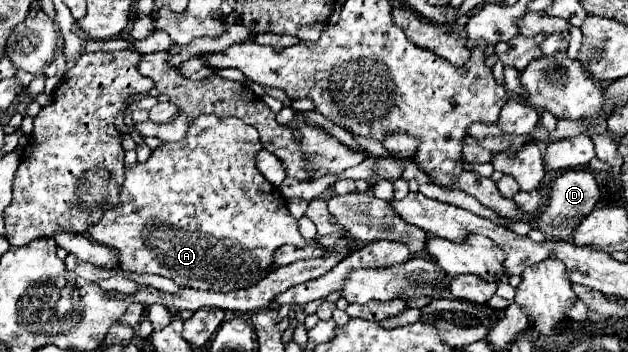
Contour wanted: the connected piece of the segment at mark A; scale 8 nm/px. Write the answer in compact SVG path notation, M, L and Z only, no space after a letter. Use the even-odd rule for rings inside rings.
M197 116L193 120L193 124L189 124L189 130L187 130L183 140L179 140L179 142L165 142L163 146L159 146L159 148L155 148L151 152L147 162L135 162L135 164L125 166L125 184L121 186L121 198L119 198L117 206L107 210L103 214L103 218L97 224L93 224L93 228L89 228L87 238L91 238L97 244L103 244L107 248L117 250L117 258L119 258L119 264L121 264L123 270L137 272L137 274L141 274L141 272L159 274L159 276L165 276L165 278L173 280L175 284L179 284L183 288L231 292L231 290L249 288L249 286L257 284L259 282L259 270L261 270L263 276L269 274L271 270L275 270L273 256L275 256L277 248L281 248L283 244L309 245L314 242L304 239L299 234L297 220L285 208L287 200L283 196L279 196L277 190L267 190L267 188L273 188L273 184L265 180L265 176L259 172L259 168L255 164L255 156L257 156L257 152L261 148L263 146L261 146L257 130L253 126L249 126L249 124L245 124L243 120L239 120L239 118L217 118L217 116Z

